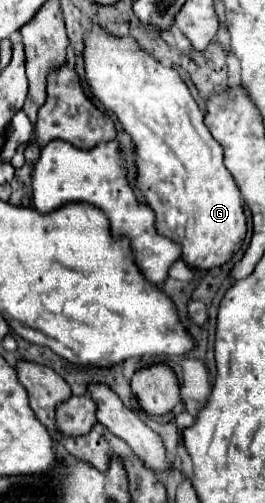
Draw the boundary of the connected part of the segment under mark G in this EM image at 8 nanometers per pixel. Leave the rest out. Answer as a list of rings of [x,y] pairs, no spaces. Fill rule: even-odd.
[[[105,30],[85,34],[85,72],[95,98],[115,112],[121,126],[137,146],[137,186],[157,214],[157,232],[181,244],[181,258],[199,270],[223,266],[241,248],[247,220],[235,178],[223,164],[223,148],[203,124],[203,112],[185,82],[173,68],[161,66],[151,54],[139,50],[133,38],[115,38]]]

